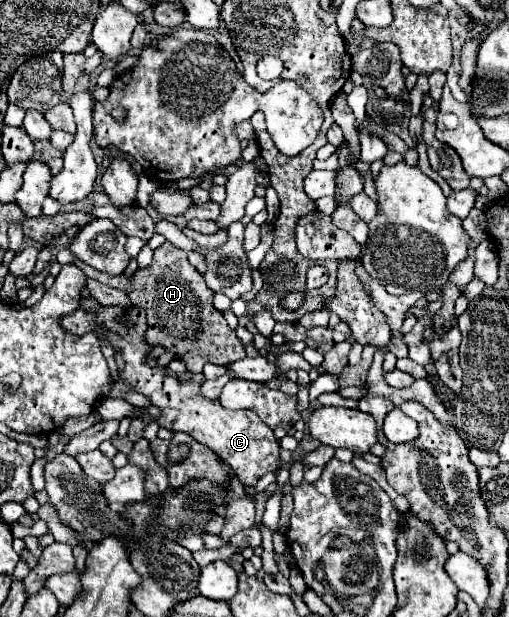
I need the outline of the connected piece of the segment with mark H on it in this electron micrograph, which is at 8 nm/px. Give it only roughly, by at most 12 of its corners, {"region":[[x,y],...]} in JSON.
{"region":[[173,243],[133,279],[87,277],[147,311],[147,345],[227,367],[245,347],[215,293]]}

